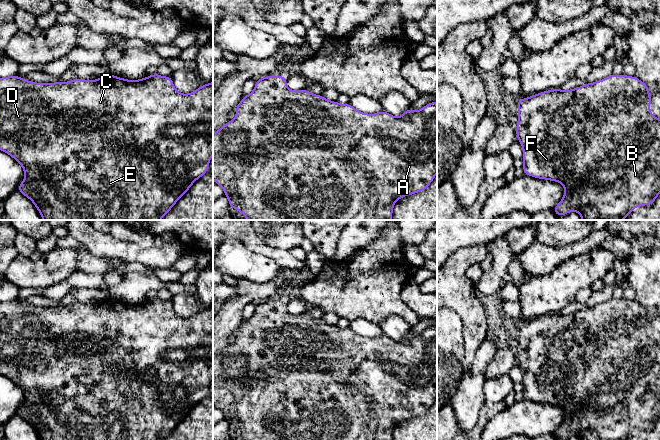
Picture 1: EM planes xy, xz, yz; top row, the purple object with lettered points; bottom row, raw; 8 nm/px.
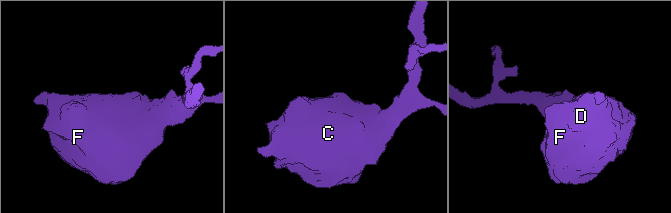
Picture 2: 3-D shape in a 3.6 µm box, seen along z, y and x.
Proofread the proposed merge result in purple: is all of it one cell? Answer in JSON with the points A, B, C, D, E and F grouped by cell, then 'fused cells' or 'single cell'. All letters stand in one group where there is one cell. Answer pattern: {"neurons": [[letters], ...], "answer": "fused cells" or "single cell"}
{"neurons": [["A", "B", "C", "D", "E", "F"]], "answer": "single cell"}

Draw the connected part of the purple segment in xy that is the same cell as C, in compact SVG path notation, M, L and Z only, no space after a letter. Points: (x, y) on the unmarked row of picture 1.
M158 296L139 304L127 304L109 297L96 304L76 301L69 306L54 307L32 306L22 303L18 299L2 301L0 302L0 374L9 378L23 391L25 403L18 409L17 414L33 426L41 440L165 440L193 407L204 400L209 393L209 385L213 380L213 305L209 308L204 307L192 317L181 318L175 313L171 300L163 301Z

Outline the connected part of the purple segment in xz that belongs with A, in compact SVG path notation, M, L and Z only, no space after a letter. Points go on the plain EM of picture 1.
M275 299L264 300L256 304L254 314L249 319L243 320L235 335L235 343L228 345L217 356L213 357L213 404L214 407L223 412L225 420L229 424L230 434L235 431L236 435L241 436L244 440L392 440L393 429L400 422L426 414L437 398L437 325L430 326L417 335L408 332L400 341L394 341L385 334L375 338L367 338L358 335L350 327L343 329L337 325L329 325L322 319L313 318L306 313L293 315L287 311L285 299Z

